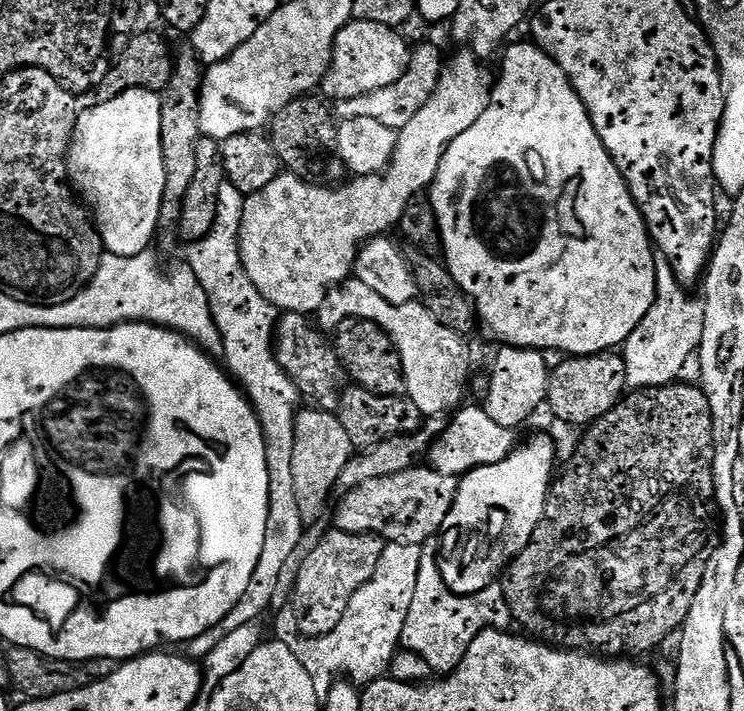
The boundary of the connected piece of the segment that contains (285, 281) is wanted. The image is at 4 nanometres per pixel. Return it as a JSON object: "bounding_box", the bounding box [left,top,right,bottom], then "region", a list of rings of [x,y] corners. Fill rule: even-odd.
{"bounding_box":[240,51,494,313],"region":[[[463,51],[464,52],[458,53],[449,64],[447,61],[447,63],[441,67],[438,86],[434,90],[434,94],[430,94],[430,102],[426,102],[426,106],[422,106],[422,110],[414,116],[410,124],[398,132],[396,150],[392,155],[392,162],[379,176],[357,176],[336,187],[314,184],[310,180],[303,180],[300,176],[281,174],[274,178],[271,184],[266,186],[264,190],[258,190],[257,193],[244,196],[244,209],[240,215],[240,257],[242,258],[242,266],[246,270],[250,282],[254,282],[254,286],[258,286],[258,294],[262,294],[262,298],[266,298],[281,313],[319,313],[322,302],[330,289],[337,284],[341,284],[343,280],[349,279],[349,277],[353,275],[356,266],[356,256],[359,254],[360,249],[363,248],[369,240],[374,240],[378,236],[385,235],[385,233],[389,231],[387,228],[392,228],[395,224],[397,227],[397,225],[403,221],[404,211],[408,209],[409,204],[411,204],[413,200],[417,199],[417,197],[423,193],[420,191],[422,191],[423,188],[424,191],[431,189],[432,179],[438,174],[438,166],[442,162],[442,158],[446,154],[450,142],[454,142],[454,138],[458,138],[458,134],[466,134],[466,130],[470,130],[470,126],[474,126],[474,122],[478,122],[478,118],[482,118],[482,114],[486,114],[494,87],[493,73],[488,73],[487,70],[480,65],[483,63],[481,63],[477,57],[473,56],[471,51]]]}

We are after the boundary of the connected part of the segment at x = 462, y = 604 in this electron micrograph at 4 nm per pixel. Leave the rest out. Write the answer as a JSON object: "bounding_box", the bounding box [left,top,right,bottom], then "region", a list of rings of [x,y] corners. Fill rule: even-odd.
{"bounding_box":[402,578,513,673],"region":[[[422,578],[416,590],[418,616],[420,612],[420,621],[417,622],[416,628],[420,631],[420,644],[416,644],[412,634],[405,635],[402,644],[414,654],[422,654],[422,658],[430,662],[433,673],[453,672],[462,662],[462,658],[466,658],[466,650],[470,650],[470,642],[474,642],[478,634],[482,634],[488,628],[504,630],[513,623],[512,611],[504,597],[504,589],[499,583],[469,596],[457,596],[449,590],[444,580]]]}

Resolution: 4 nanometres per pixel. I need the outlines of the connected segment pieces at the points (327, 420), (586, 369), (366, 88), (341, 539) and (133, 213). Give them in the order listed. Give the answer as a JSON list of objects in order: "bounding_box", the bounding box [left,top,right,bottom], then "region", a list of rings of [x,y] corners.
[{"bounding_box":[292,406,354,513],"region":[[[317,406],[306,408],[296,413],[292,455],[295,500],[305,513],[317,509],[322,502],[329,502],[330,494],[339,482],[342,468],[354,455],[350,434],[346,434],[346,426],[342,426],[339,415],[335,411],[324,411]]]},{"bounding_box":[547,350,628,426],"region":[[[609,350],[600,352],[597,356],[568,356],[560,365],[551,369],[548,378],[547,407],[552,407],[552,412],[564,424],[581,424],[587,426],[593,424],[598,418],[602,418],[611,408],[620,403],[628,388],[626,378],[626,362],[619,351]]]},{"bounding_box":[322,20,406,102],"region":[[[349,20],[332,48],[332,63],[328,65],[322,85],[323,95],[333,101],[351,102],[357,96],[377,92],[395,83],[406,67],[406,48],[404,52],[404,40],[400,34],[397,29],[378,22]]]},{"bounding_box":[294,531,385,636],"region":[[[325,531],[310,558],[303,563],[297,580],[294,608],[296,628],[302,636],[324,636],[335,630],[355,591],[369,582],[378,569],[385,545],[379,535]]]},{"bounding_box":[68,88,166,256],"region":[[[128,88],[121,91],[110,102],[101,104],[93,103],[93,108],[88,113],[81,115],[76,122],[76,130],[72,137],[72,147],[68,150],[68,178],[78,193],[79,199],[90,209],[90,215],[97,228],[100,229],[100,236],[104,239],[105,249],[114,256],[137,256],[149,251],[152,235],[157,235],[160,223],[160,207],[164,201],[166,190],[166,166],[164,165],[164,138],[162,136],[162,110],[160,109],[161,97],[155,91],[146,88]]]}]

